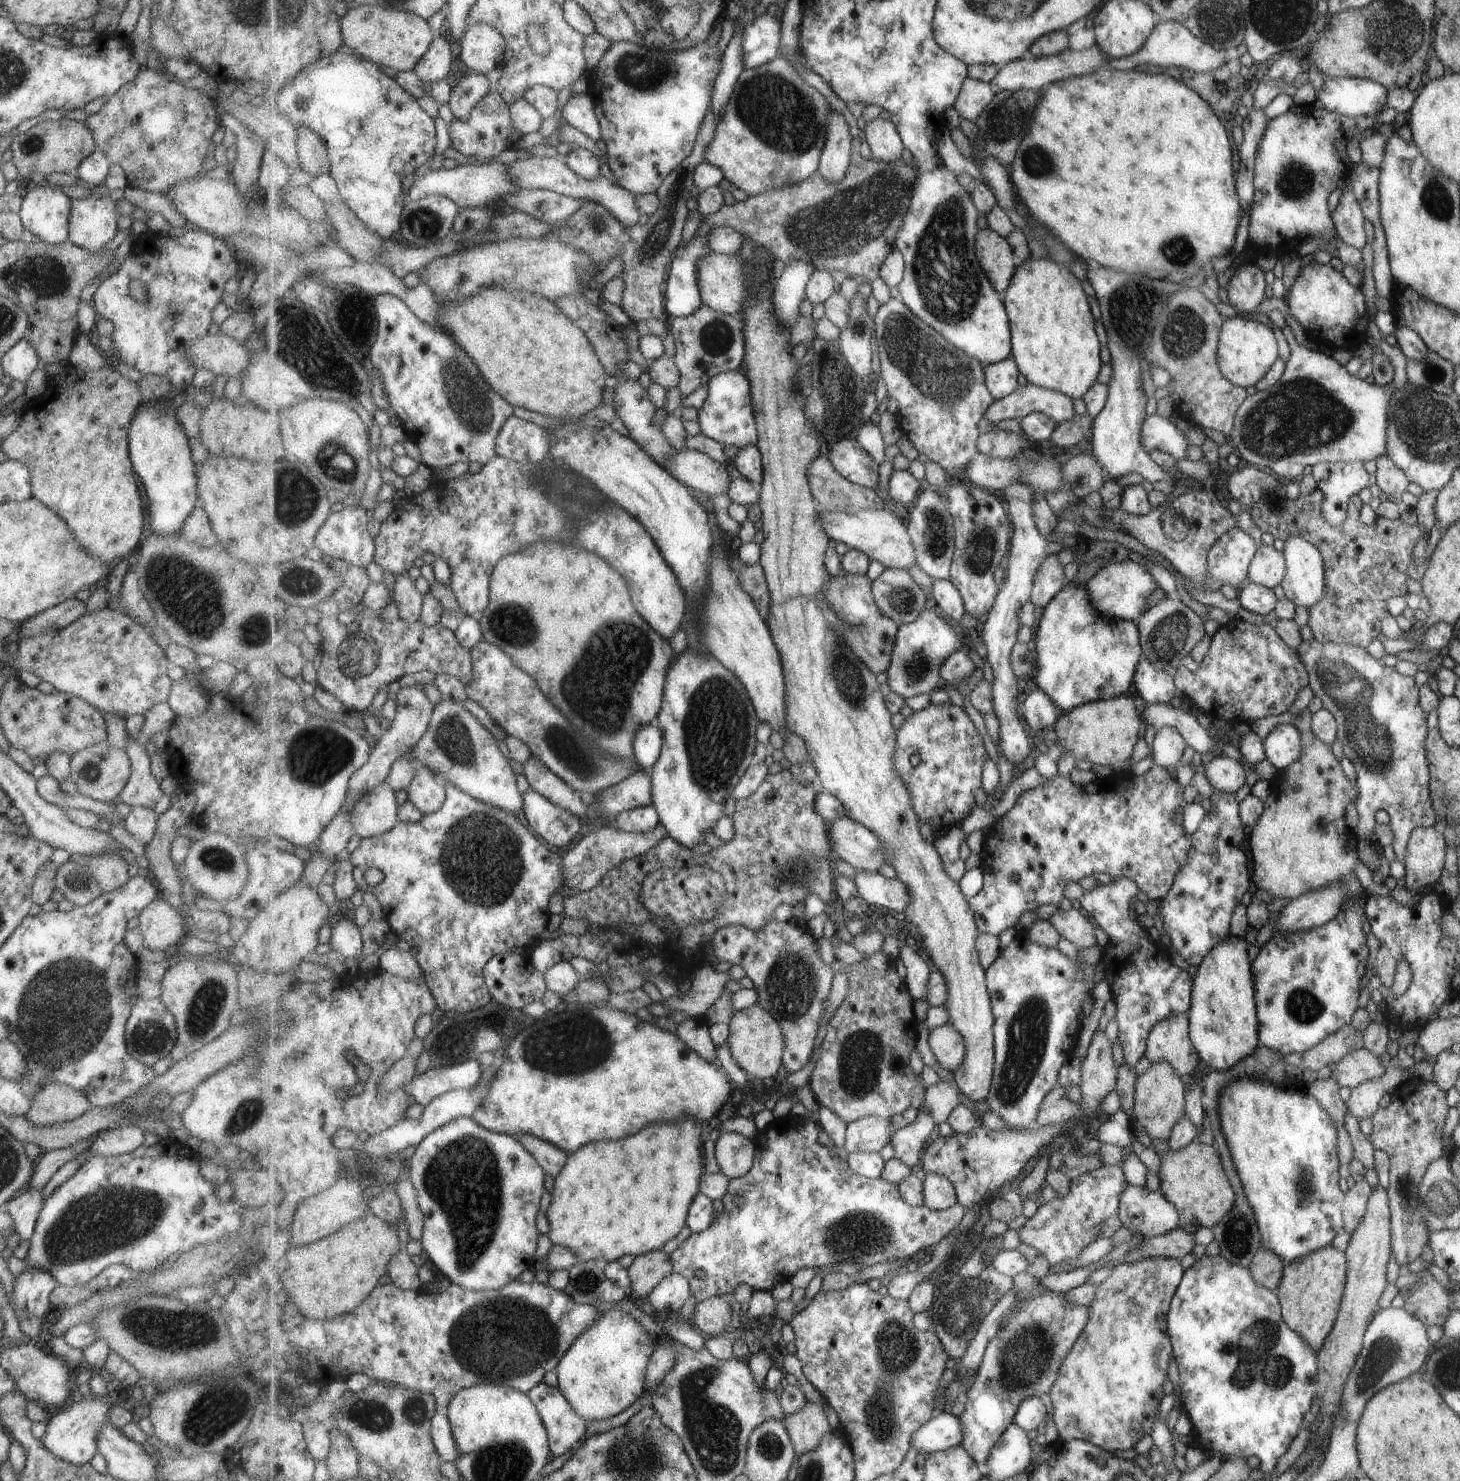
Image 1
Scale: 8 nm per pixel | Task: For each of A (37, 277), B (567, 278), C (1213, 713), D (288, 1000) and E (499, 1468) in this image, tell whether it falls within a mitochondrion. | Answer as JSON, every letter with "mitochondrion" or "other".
{"A":"mitochondrion","B":"other","C":"other","D":"other","E":"mitochondrion"}

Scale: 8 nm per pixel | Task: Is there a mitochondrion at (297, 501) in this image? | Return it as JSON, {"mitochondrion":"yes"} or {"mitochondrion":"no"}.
{"mitochondrion":"yes"}

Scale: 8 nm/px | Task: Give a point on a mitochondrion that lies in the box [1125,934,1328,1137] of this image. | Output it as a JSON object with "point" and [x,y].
{"point":[1303,1006]}

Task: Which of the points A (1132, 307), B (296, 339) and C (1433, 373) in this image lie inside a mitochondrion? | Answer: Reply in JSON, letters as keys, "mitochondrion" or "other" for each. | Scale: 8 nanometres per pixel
{"A":"mitochondrion","B":"mitochondrion","C":"mitochondrion"}

